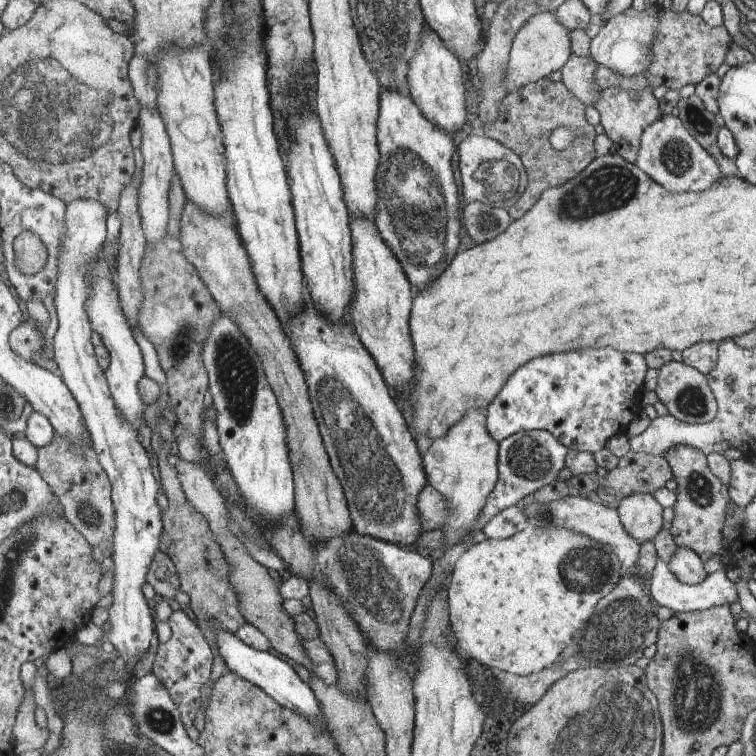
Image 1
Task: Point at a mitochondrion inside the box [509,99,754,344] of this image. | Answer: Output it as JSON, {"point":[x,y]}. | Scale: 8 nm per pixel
{"point":[610,187]}

